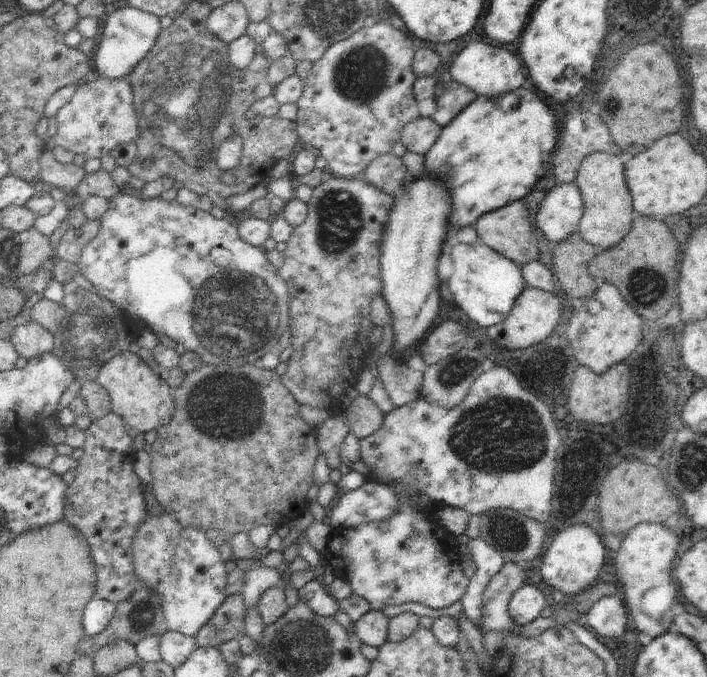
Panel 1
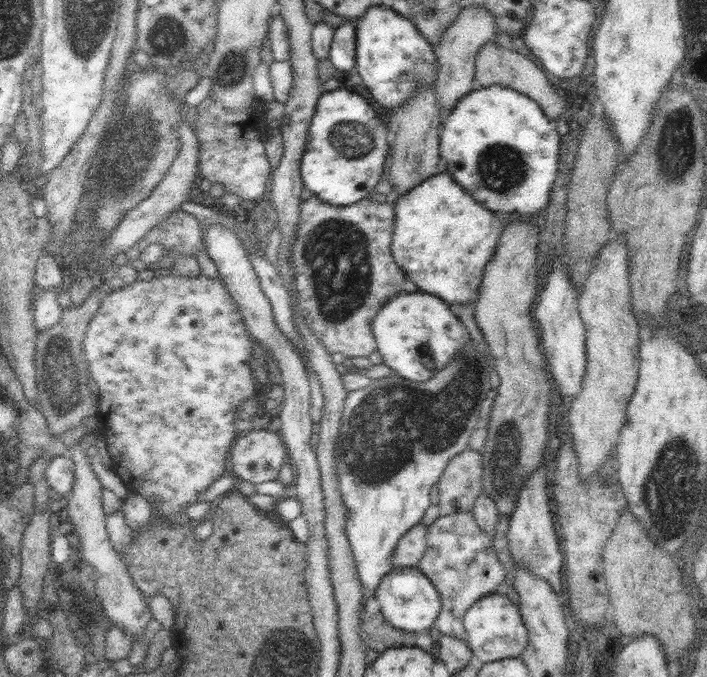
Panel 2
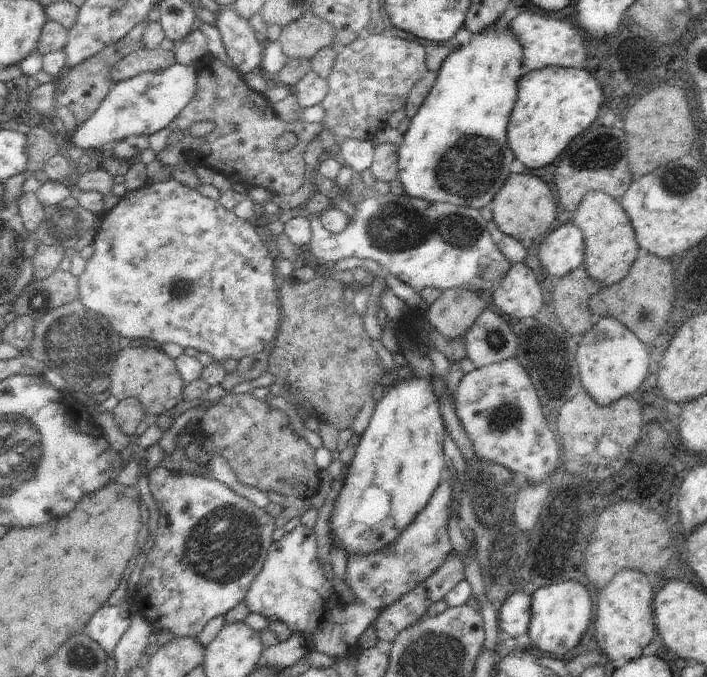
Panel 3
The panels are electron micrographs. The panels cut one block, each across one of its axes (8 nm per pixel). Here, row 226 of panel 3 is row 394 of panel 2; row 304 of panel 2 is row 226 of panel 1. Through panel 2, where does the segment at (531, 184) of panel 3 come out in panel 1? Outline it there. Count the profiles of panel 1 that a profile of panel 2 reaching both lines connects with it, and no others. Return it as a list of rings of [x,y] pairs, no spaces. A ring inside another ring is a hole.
[[[523,199],[511,202],[498,210],[483,214],[477,220],[478,240],[514,261],[521,268],[521,266],[539,258],[538,236],[536,236],[532,224],[528,220],[530,220],[530,212],[524,206]]]

